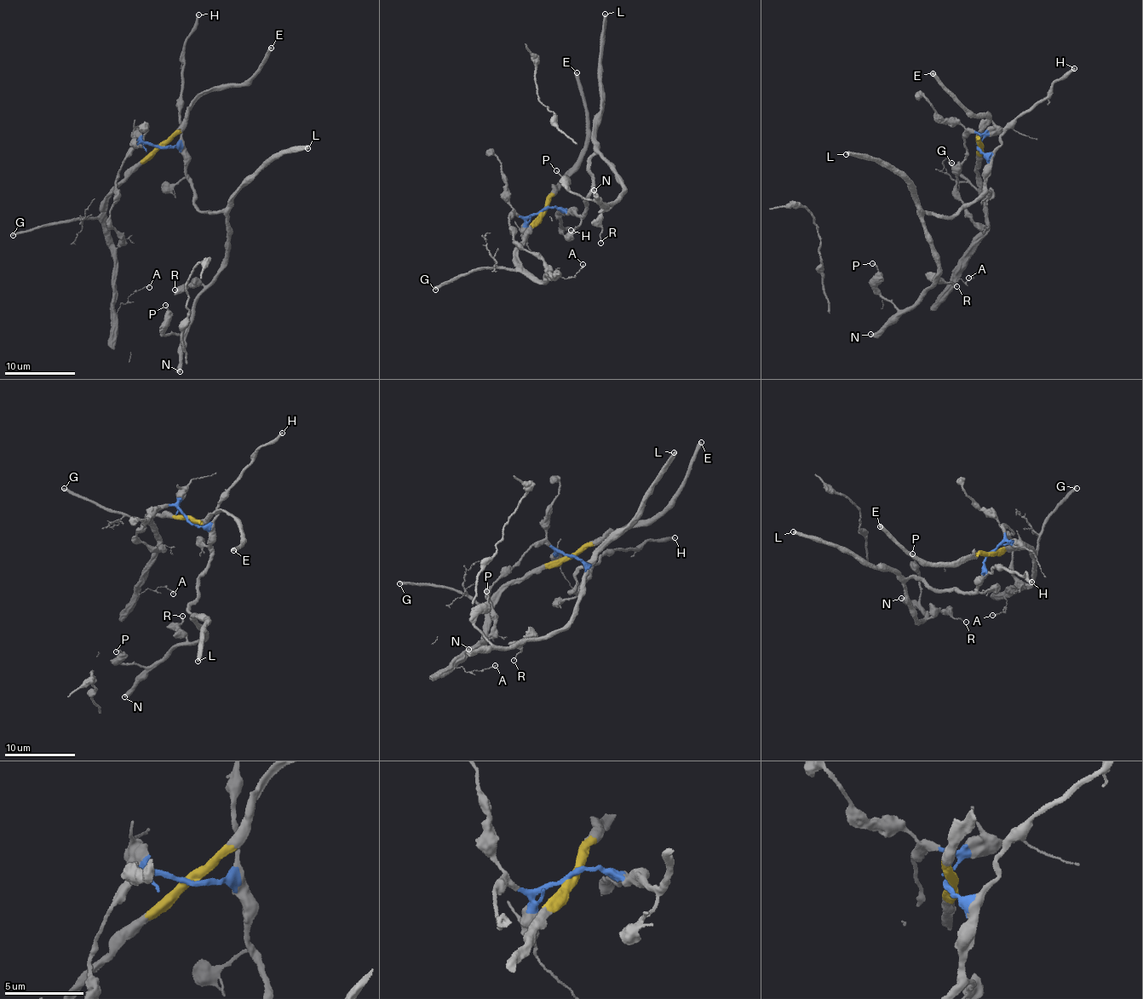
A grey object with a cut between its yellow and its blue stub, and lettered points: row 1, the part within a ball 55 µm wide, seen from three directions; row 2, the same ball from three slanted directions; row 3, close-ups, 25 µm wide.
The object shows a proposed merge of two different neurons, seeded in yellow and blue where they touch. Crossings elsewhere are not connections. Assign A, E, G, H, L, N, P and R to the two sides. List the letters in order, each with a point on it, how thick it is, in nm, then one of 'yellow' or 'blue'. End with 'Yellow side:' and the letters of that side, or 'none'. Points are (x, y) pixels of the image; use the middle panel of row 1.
A: at (582, 264); 130 nm thick; yellow
E: at (577, 72); 400 nm thick; yellow
G: at (435, 289); 280 nm thick; yellow
H: at (571, 230); 280 nm thick; blue
L: at (605, 14); 400 nm thick; blue
N: at (594, 190); 440 nm thick; blue
P: at (556, 170); 140 nm thick; blue
R: at (600, 243); 110 nm thick; blue
Yellow side: A, E, G

